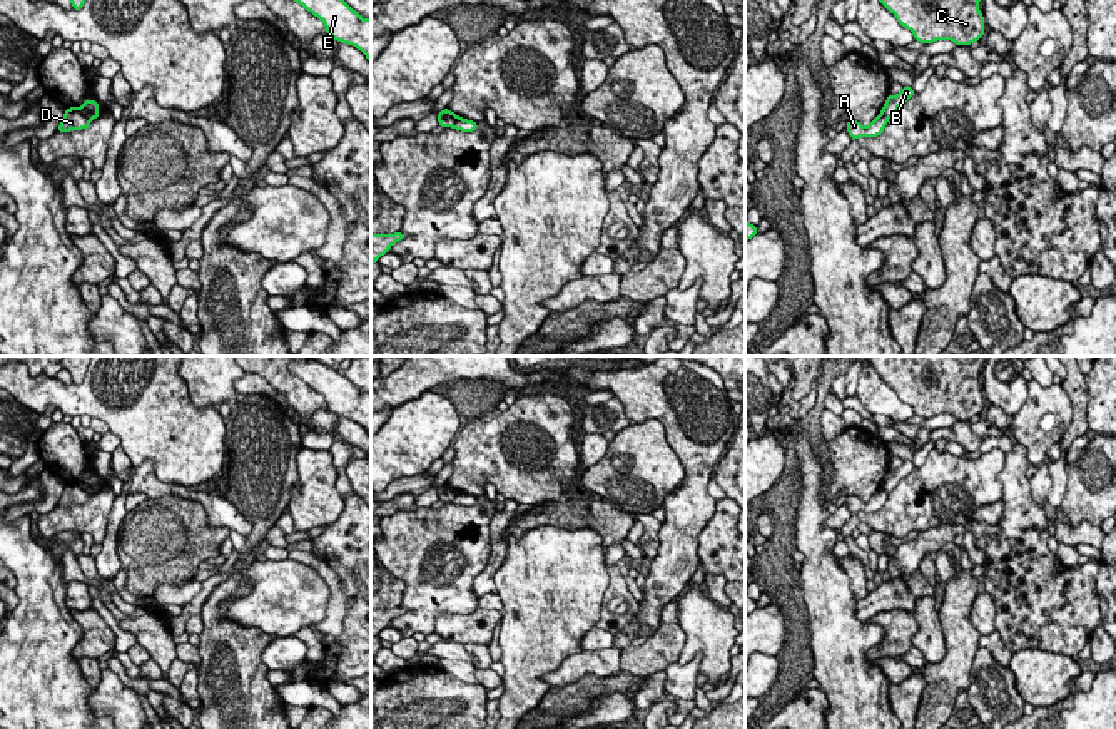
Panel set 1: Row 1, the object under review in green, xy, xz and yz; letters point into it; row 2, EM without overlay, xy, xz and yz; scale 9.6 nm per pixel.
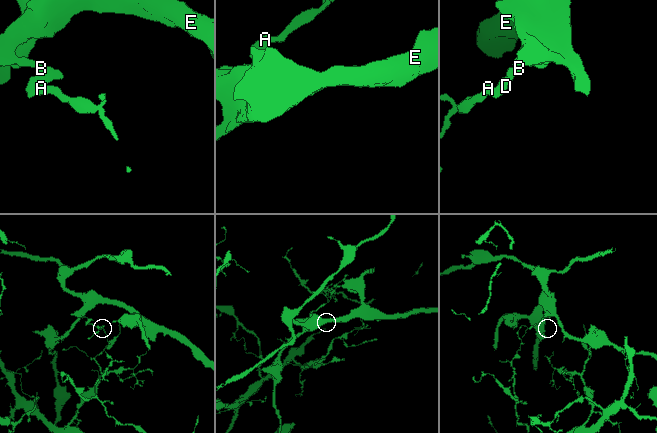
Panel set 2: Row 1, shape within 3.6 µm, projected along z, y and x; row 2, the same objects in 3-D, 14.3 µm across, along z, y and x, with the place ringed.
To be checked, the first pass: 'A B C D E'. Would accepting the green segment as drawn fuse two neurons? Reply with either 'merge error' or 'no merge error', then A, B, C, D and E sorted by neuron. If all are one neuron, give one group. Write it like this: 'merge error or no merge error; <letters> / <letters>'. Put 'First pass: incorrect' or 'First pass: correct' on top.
First pass: incorrect
merge error; A D / B C E

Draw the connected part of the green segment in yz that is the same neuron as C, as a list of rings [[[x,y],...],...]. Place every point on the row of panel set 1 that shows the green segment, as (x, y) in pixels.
[[[879,0],[895,15],[899,23],[914,33],[922,43],[952,40],[956,45],[971,45],[984,35],[984,17],[979,0]]]

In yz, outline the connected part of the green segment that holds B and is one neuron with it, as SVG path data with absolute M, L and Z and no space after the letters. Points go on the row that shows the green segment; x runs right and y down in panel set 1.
M904 87L897 95L887 95L882 114L889 119L897 109L914 95L912 87Z

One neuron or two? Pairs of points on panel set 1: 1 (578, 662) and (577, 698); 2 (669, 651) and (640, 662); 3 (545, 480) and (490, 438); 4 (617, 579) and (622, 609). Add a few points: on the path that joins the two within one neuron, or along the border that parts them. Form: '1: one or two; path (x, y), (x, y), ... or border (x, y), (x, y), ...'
1: two; border (612, 674), (583, 676), (552, 689)
2: one; path (662, 651), (647, 659)
3: one; path (530, 474), (510, 467), (505, 453)
4: one; path (617, 586), (618, 602)

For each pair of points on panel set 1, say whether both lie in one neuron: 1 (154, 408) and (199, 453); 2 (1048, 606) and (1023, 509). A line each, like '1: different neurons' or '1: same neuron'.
1: same neuron
2: same neuron

